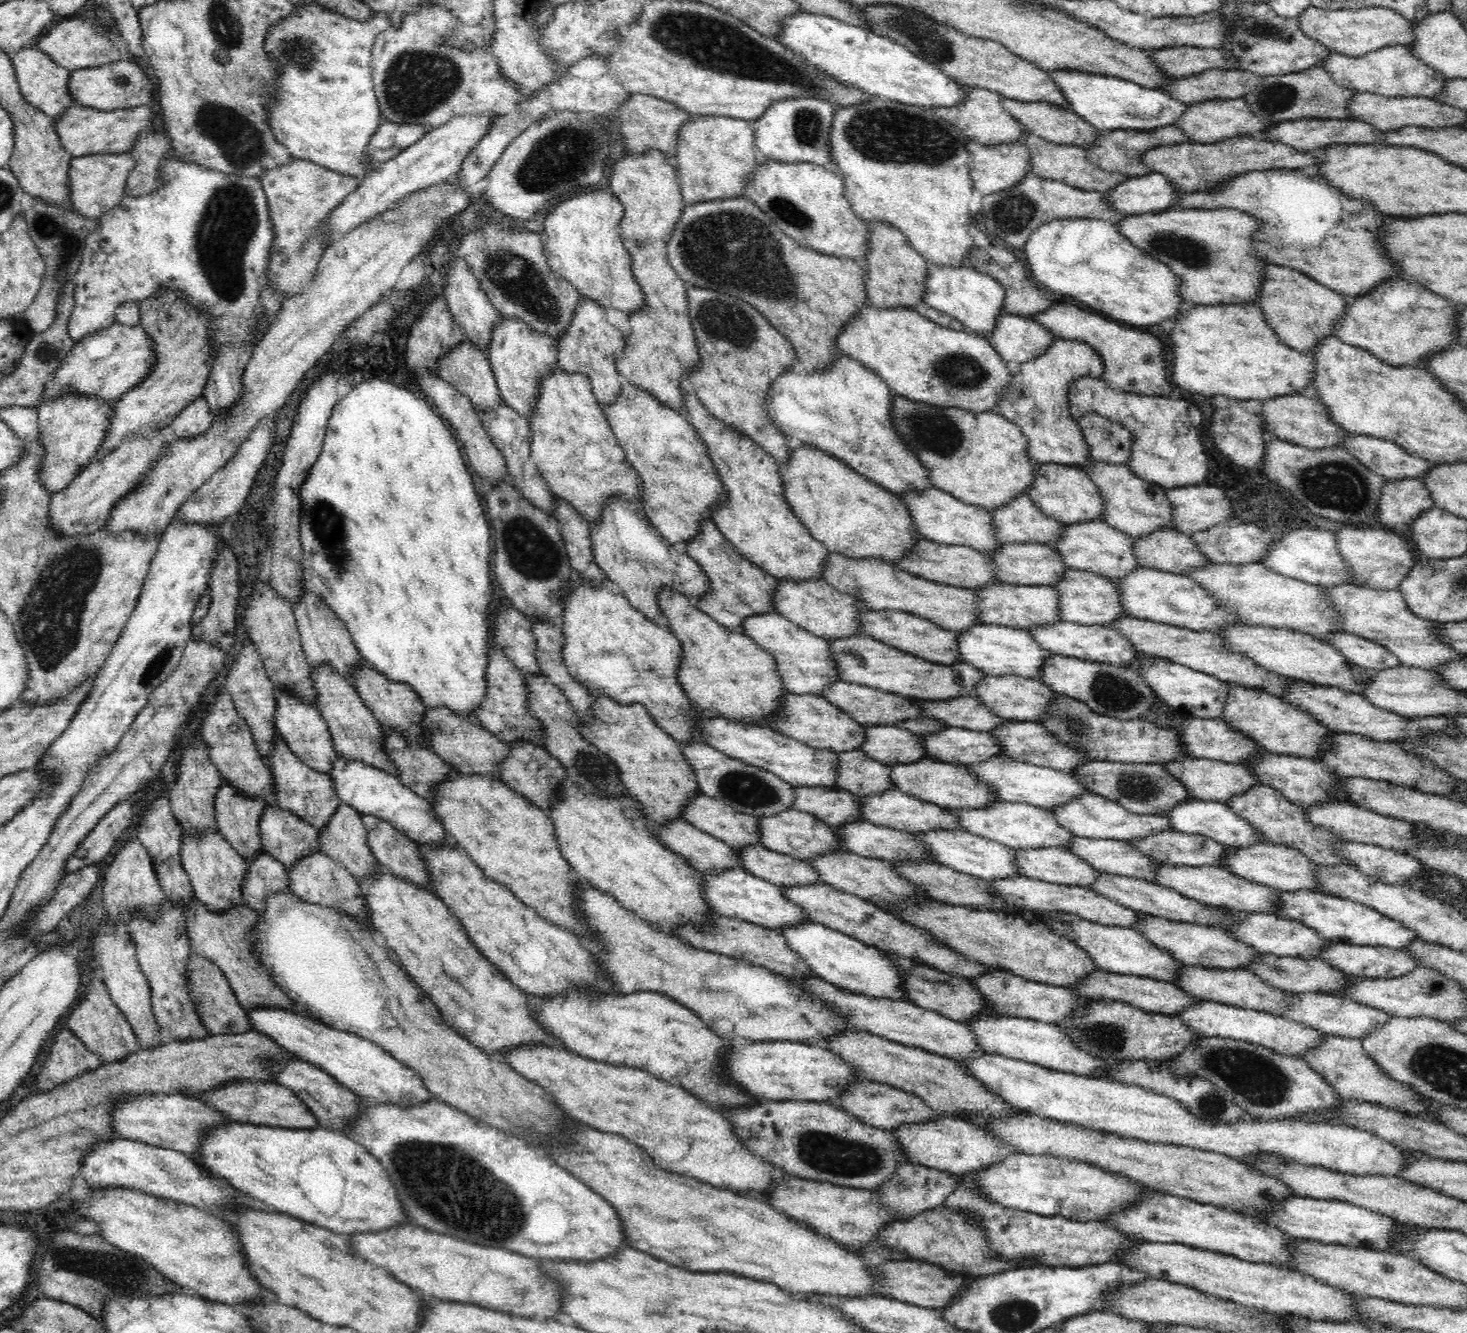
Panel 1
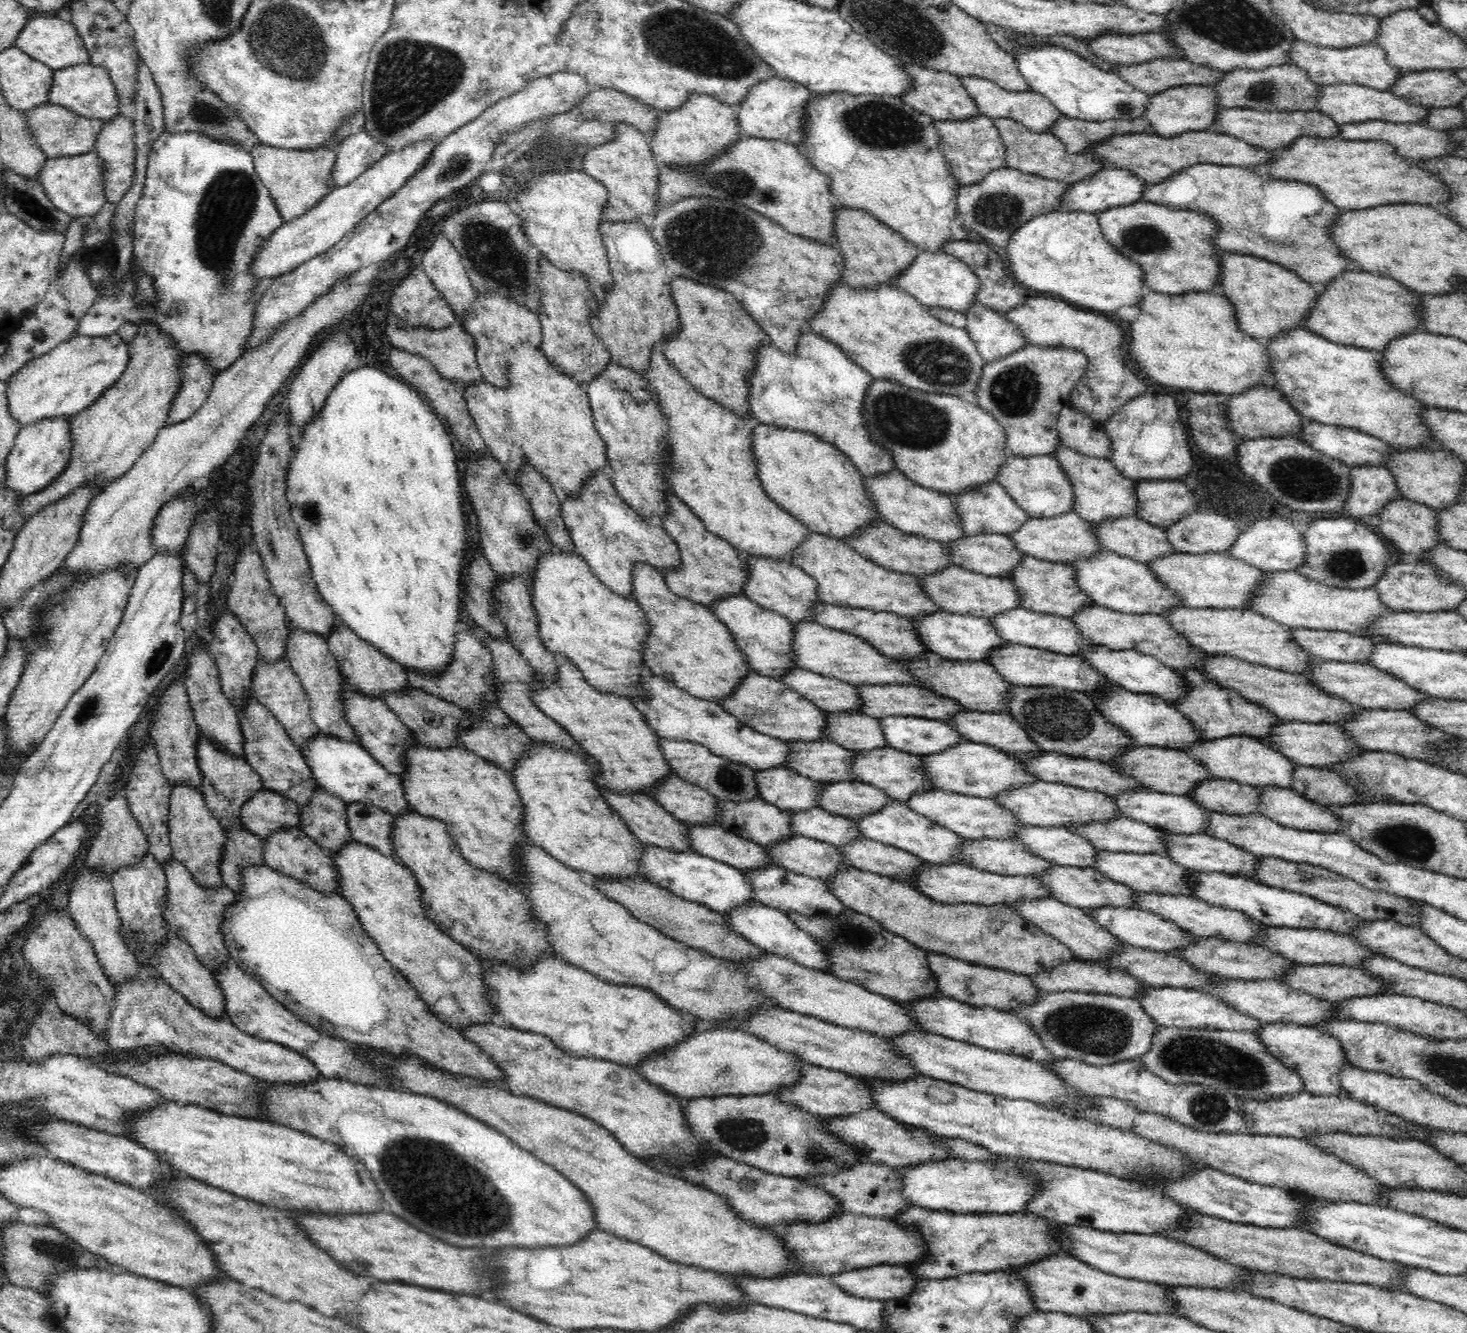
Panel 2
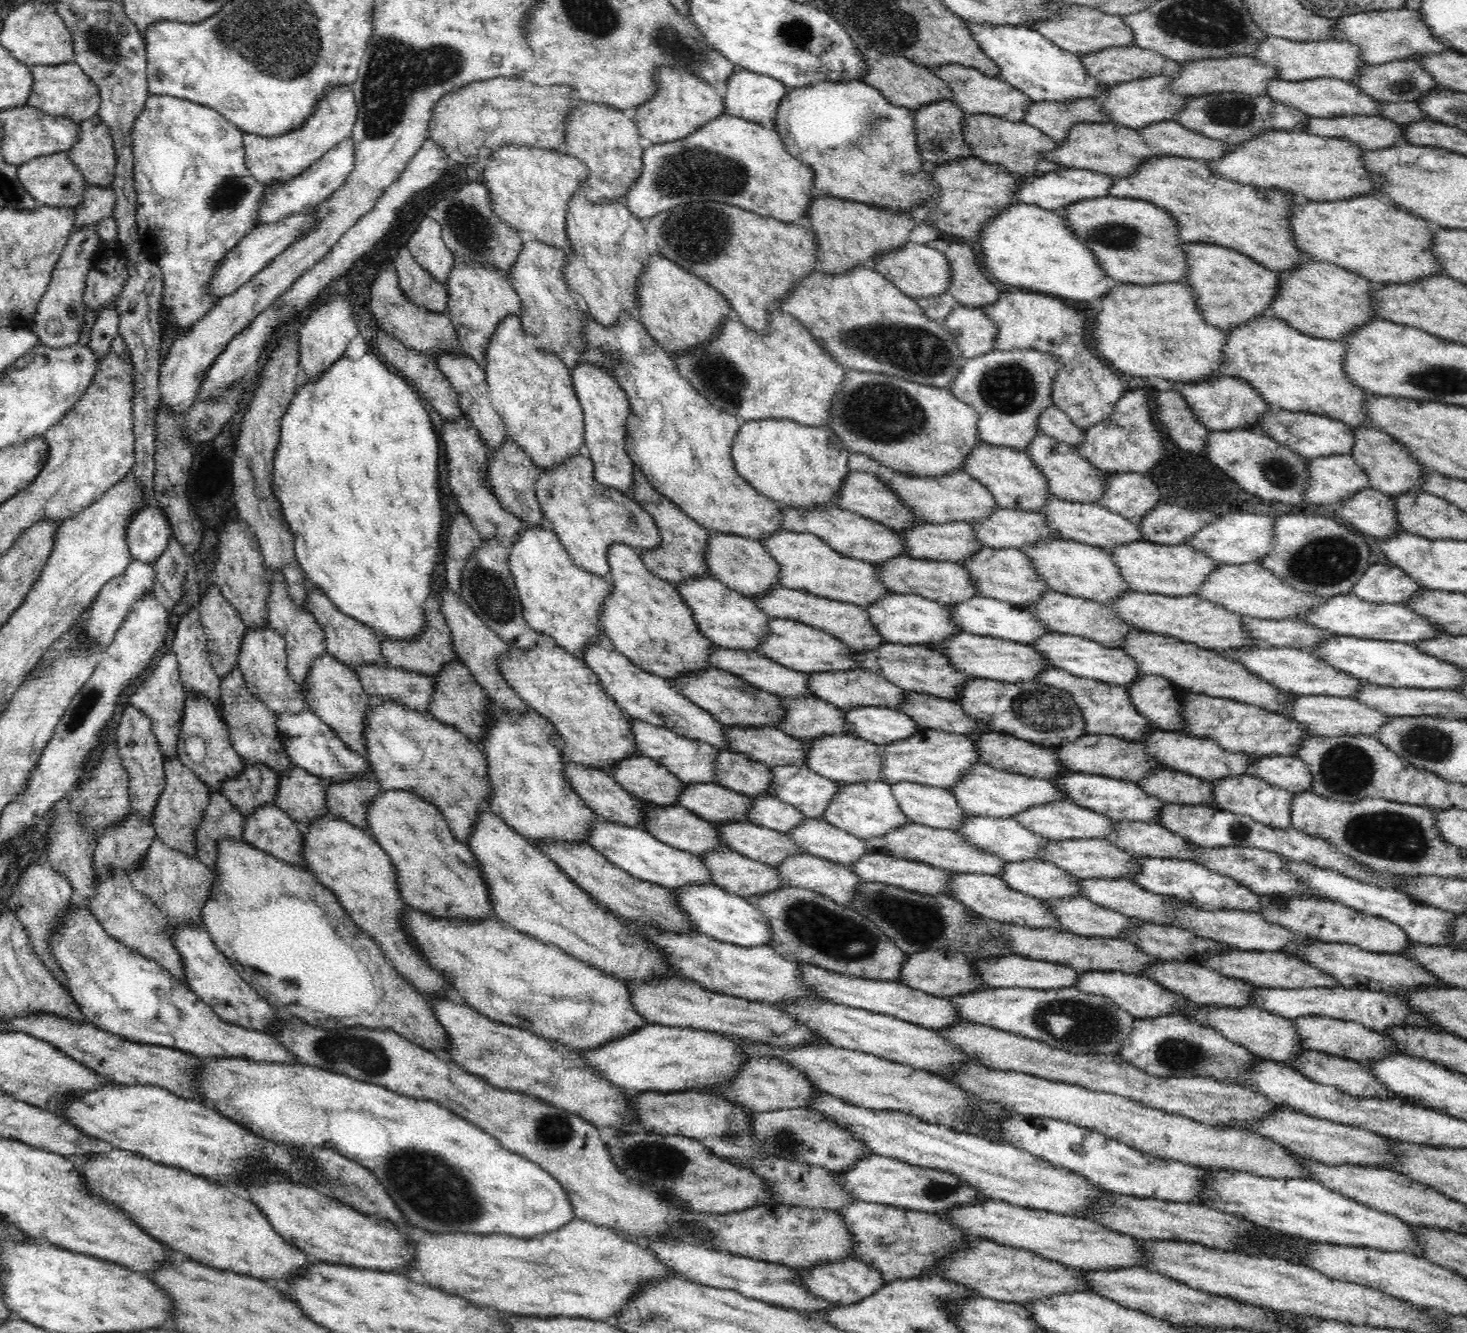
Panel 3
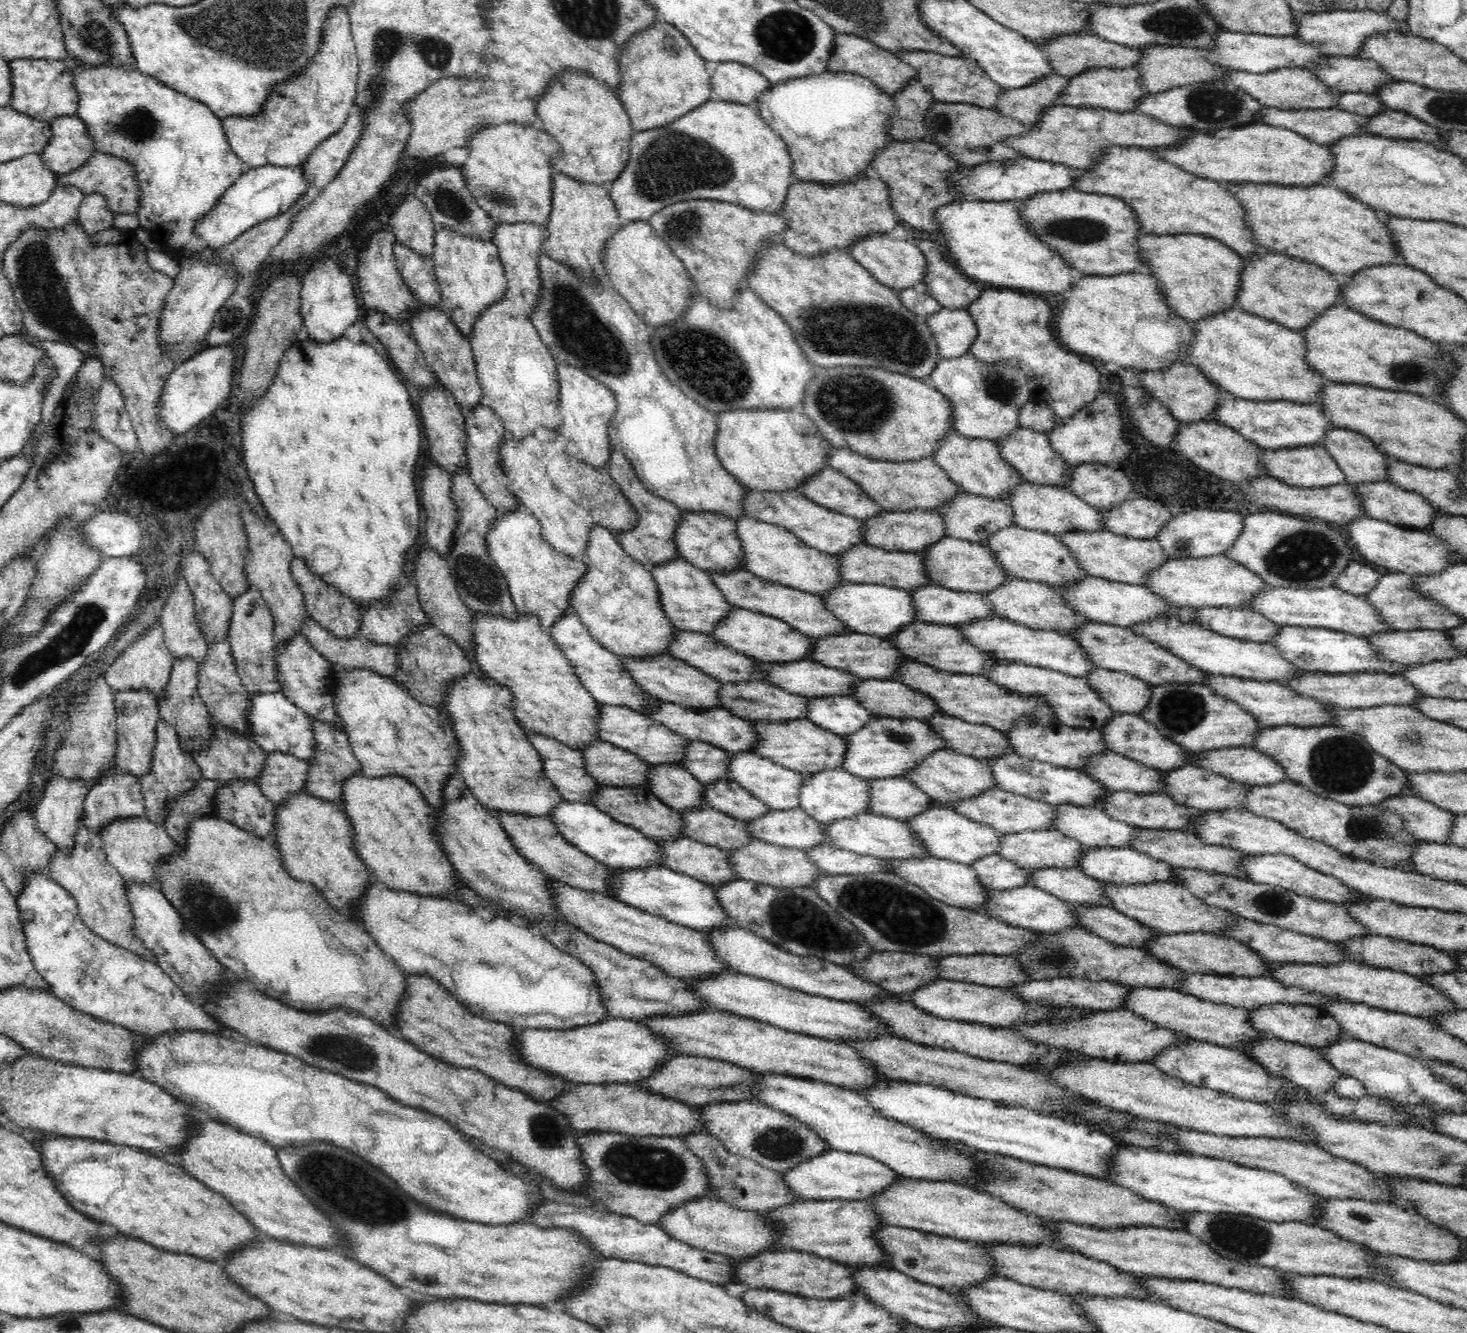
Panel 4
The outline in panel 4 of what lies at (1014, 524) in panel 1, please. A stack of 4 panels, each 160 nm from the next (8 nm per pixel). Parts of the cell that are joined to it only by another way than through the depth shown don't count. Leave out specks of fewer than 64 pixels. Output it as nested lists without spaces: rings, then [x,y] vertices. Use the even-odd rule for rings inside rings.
[[[834,447],[827,456],[827,466],[856,482],[886,512],[935,511],[950,504],[956,498],[955,494],[962,491],[932,458],[904,462],[879,461],[846,447]]]

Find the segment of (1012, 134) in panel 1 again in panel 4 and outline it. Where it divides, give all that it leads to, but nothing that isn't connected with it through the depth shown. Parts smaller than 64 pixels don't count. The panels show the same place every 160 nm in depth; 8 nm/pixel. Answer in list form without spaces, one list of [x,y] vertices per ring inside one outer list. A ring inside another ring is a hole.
[[[835,32],[832,56],[827,62],[827,70],[832,72],[856,73],[875,82],[882,91],[892,96],[908,81],[917,81],[918,72],[913,66],[906,64],[892,51],[872,44],[870,39],[850,33]]]

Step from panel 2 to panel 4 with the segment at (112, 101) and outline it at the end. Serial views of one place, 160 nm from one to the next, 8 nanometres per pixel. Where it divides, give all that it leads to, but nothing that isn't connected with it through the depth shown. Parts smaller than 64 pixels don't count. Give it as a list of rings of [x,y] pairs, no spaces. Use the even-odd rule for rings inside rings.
[[[12,59],[7,61],[13,80],[9,105],[20,114],[50,122],[54,117],[74,115],[78,93],[73,83],[73,70],[67,61],[50,59]]]

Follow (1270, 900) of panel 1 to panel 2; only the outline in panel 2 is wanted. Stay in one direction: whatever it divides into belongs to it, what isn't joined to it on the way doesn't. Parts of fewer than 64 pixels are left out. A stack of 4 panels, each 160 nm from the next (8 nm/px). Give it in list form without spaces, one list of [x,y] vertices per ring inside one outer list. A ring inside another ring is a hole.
[[[1106,850],[1098,852],[1094,871],[1100,875],[1114,881],[1114,883],[1124,884],[1134,891],[1150,894],[1176,894],[1192,895],[1192,883],[1190,876],[1194,871],[1184,868],[1184,866],[1172,863],[1168,856],[1158,854],[1131,854],[1130,852],[1108,852]]]

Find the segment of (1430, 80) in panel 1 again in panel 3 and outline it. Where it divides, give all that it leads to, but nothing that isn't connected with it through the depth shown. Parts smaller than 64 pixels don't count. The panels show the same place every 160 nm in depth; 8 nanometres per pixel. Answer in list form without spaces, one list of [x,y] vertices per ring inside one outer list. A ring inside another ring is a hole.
[[[1270,35],[1257,46],[1255,58],[1277,70],[1277,78],[1287,81],[1309,81],[1313,78],[1339,78],[1351,82],[1365,62],[1359,56],[1360,47],[1354,42],[1336,39],[1321,41],[1293,41]]]

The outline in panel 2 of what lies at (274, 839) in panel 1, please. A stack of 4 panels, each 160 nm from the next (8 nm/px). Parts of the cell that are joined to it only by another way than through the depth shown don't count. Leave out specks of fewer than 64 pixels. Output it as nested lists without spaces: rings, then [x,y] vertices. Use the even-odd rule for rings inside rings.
[[[270,789],[257,790],[241,808],[241,821],[250,832],[265,839],[280,827],[299,827],[299,804]]]

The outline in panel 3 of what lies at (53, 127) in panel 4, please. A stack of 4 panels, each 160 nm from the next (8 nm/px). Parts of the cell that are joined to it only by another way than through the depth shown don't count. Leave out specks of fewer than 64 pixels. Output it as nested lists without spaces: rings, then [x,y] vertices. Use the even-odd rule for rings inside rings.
[[[96,114],[92,118],[79,121],[79,137],[73,144],[73,148],[65,152],[68,159],[82,171],[84,178],[90,185],[98,187],[111,187],[114,180],[114,171],[117,164],[113,140],[110,129],[102,122],[102,119]]]

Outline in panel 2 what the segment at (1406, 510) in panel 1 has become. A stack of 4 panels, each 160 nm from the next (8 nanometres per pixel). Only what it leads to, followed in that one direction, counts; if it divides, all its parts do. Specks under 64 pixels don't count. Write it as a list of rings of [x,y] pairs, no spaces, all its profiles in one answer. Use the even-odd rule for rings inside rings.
[[[1354,465],[1349,468],[1350,500],[1344,504],[1352,516],[1380,514],[1392,500],[1402,500],[1402,493],[1390,471],[1380,466]]]

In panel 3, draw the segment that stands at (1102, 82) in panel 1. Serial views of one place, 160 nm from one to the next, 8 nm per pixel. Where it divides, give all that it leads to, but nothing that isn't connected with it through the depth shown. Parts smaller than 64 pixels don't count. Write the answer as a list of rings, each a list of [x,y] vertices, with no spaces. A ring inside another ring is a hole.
[[[968,21],[973,39],[978,43],[984,54],[987,54],[996,64],[999,70],[997,78],[1021,90],[1034,101],[1058,101],[1064,102],[1075,98],[1092,98],[1095,100],[1108,87],[1101,84],[1097,78],[1092,78],[1083,67],[1076,54],[1058,48],[1049,38],[1039,32],[1025,26],[991,26],[991,24],[977,24]]]

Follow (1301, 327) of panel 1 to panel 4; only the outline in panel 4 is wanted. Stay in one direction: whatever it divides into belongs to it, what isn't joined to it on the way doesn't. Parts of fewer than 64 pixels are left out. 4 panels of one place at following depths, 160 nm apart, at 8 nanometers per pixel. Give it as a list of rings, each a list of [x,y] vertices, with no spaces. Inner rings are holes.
[[[1143,233],[1137,238],[1137,250],[1141,252],[1141,262],[1143,262],[1145,271],[1157,280],[1165,303],[1178,316],[1192,322],[1219,311],[1235,308],[1244,267],[1243,257],[1223,242],[1201,234],[1155,235],[1154,233]]]

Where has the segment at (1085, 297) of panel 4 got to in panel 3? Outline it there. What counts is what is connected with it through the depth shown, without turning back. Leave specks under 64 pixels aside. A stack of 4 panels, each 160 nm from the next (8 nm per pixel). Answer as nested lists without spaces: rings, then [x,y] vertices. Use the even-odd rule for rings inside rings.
[[[1116,282],[1116,285],[1099,299],[1102,306],[1100,306],[1098,310],[1094,310],[1094,318],[1089,320],[1090,326],[1087,328],[1087,330],[1089,330],[1087,334],[1090,334],[1090,347],[1093,347],[1096,354],[1102,357],[1105,362],[1114,365],[1128,376],[1142,377],[1144,380],[1147,378],[1158,377],[1166,379],[1167,381],[1174,381],[1175,383],[1206,382],[1206,380],[1210,380],[1212,376],[1215,376],[1215,371],[1220,370],[1220,365],[1224,365],[1223,352],[1221,352],[1221,350],[1224,348],[1227,339],[1227,331],[1222,331],[1218,327],[1212,326],[1205,321],[1205,318],[1199,311],[1197,302],[1195,302],[1193,290],[1185,282],[1165,282],[1152,285]]]

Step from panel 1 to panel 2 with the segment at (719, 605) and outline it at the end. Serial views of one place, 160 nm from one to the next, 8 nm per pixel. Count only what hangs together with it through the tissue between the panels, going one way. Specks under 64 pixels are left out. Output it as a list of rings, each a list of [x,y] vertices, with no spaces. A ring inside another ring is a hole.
[[[666,493],[665,496],[670,512],[664,518],[663,527],[679,546],[681,558],[677,567],[660,570],[671,592],[706,606],[728,595],[743,594],[743,584],[749,575],[746,556],[723,538],[711,533],[674,493]]]

